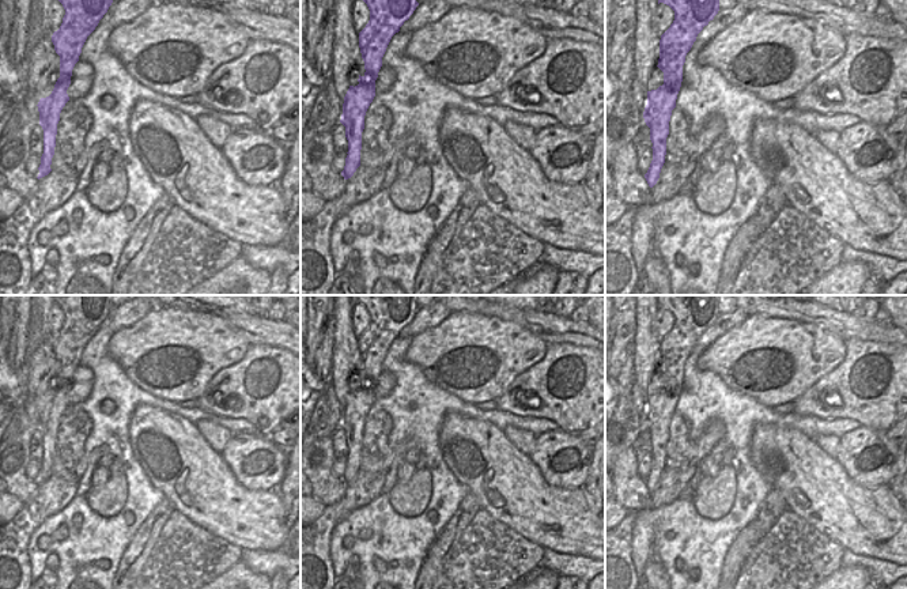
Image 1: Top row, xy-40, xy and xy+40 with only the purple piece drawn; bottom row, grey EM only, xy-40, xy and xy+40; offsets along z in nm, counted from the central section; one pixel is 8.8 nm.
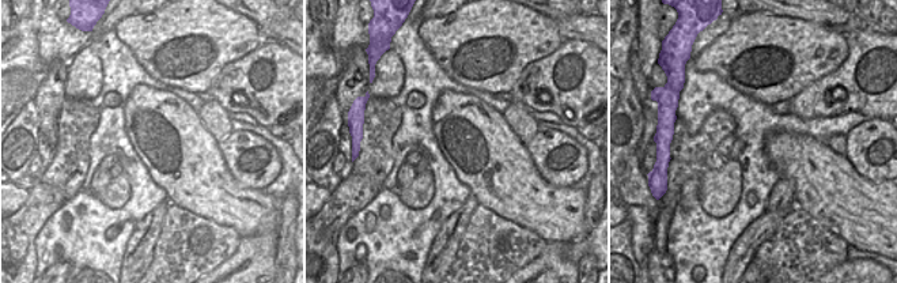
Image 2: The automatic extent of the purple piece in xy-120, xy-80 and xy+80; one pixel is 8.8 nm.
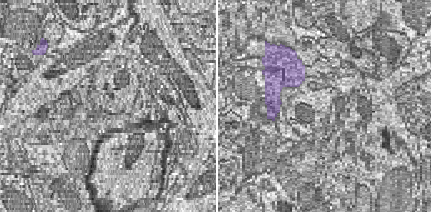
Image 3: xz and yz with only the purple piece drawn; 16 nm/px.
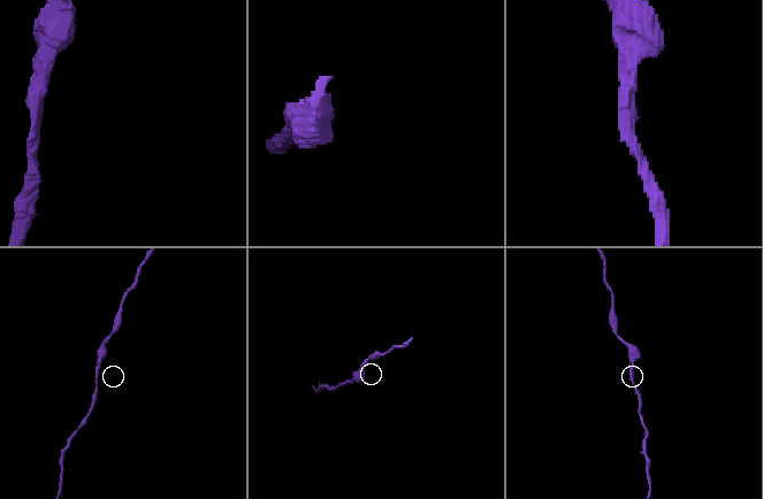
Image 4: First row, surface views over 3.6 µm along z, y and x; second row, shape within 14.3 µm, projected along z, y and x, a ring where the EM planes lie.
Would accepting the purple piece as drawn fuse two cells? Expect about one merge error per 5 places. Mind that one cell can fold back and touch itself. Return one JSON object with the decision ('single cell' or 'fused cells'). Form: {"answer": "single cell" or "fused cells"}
{"answer": "single cell"}

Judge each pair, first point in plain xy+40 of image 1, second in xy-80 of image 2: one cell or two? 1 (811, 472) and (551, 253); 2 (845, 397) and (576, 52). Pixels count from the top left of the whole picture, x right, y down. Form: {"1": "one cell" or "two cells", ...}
{"1": "two cells", "2": "one cell"}

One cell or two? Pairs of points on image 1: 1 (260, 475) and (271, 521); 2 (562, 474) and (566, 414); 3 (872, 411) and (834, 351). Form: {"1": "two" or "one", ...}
{"1": "two", "2": "two", "3": "two"}

